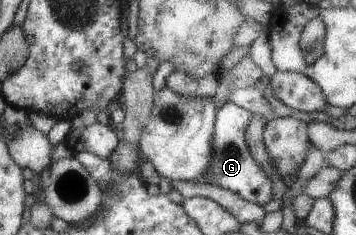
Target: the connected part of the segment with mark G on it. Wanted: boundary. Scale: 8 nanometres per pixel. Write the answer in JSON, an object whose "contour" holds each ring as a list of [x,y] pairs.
{"contour":[[[232,102],[222,104],[215,111],[213,134],[211,139],[212,157],[207,171],[195,182],[208,182],[219,188],[231,191],[242,199],[262,206],[272,199],[272,186],[267,174],[253,159],[245,142],[245,127],[250,121],[251,113]]]}

